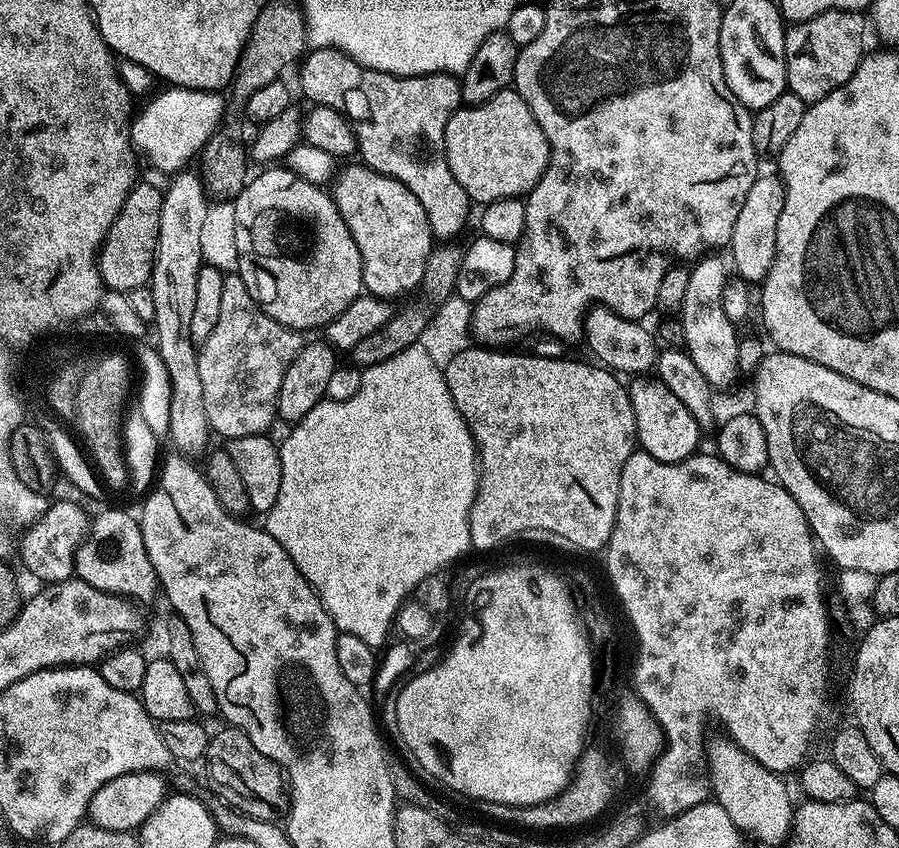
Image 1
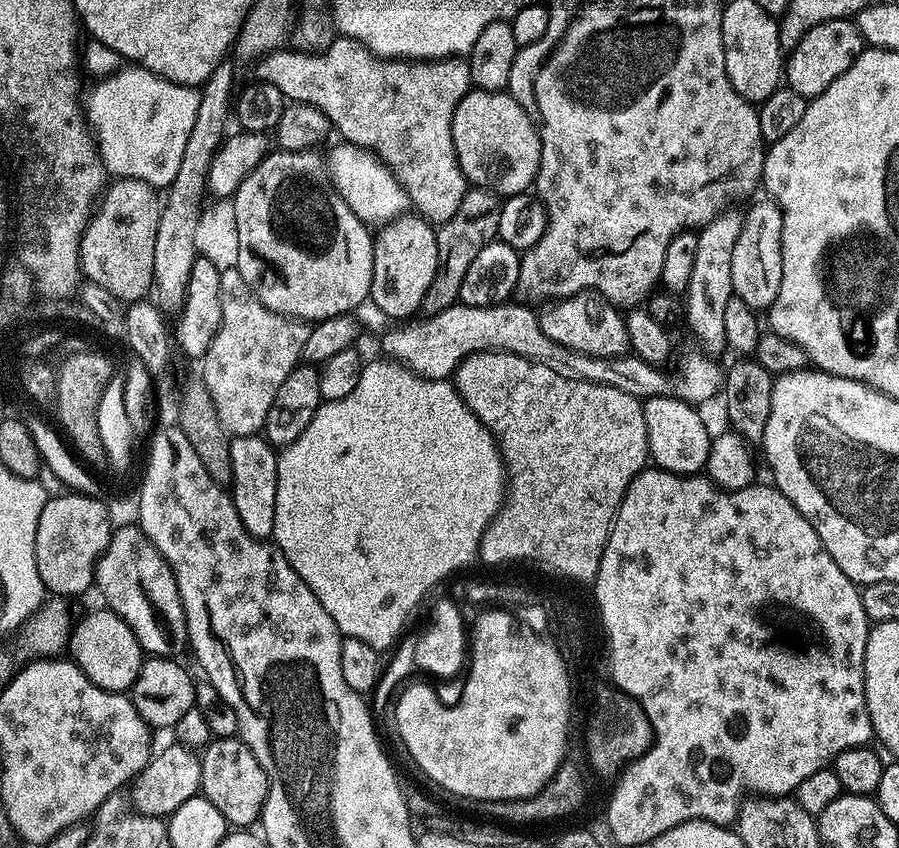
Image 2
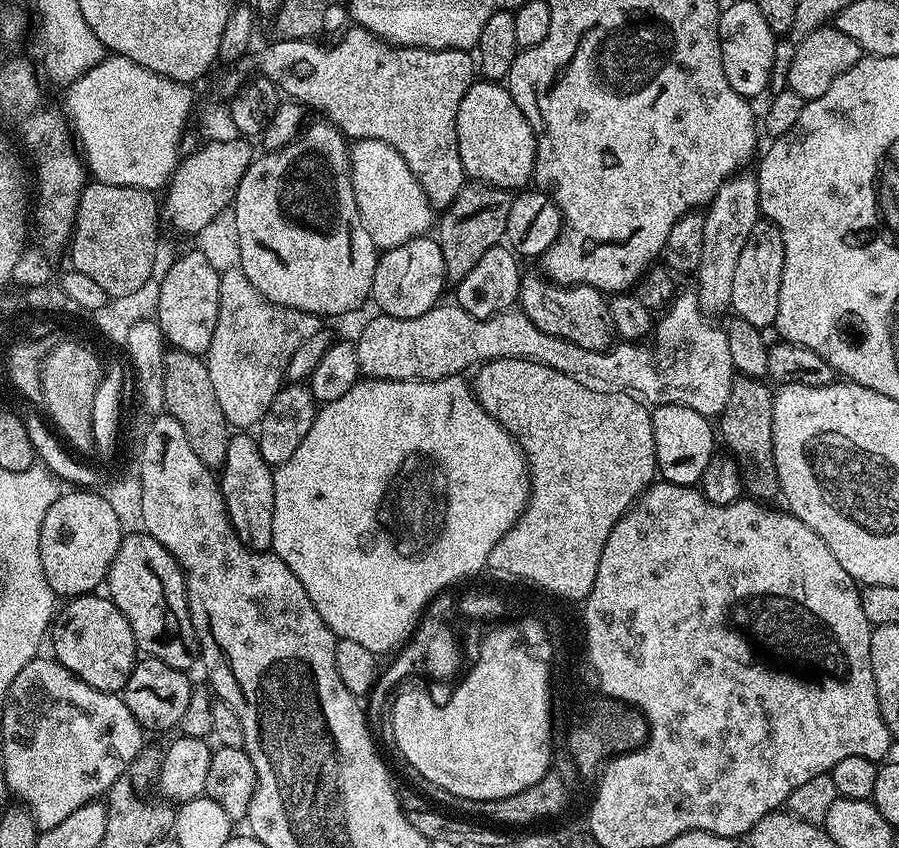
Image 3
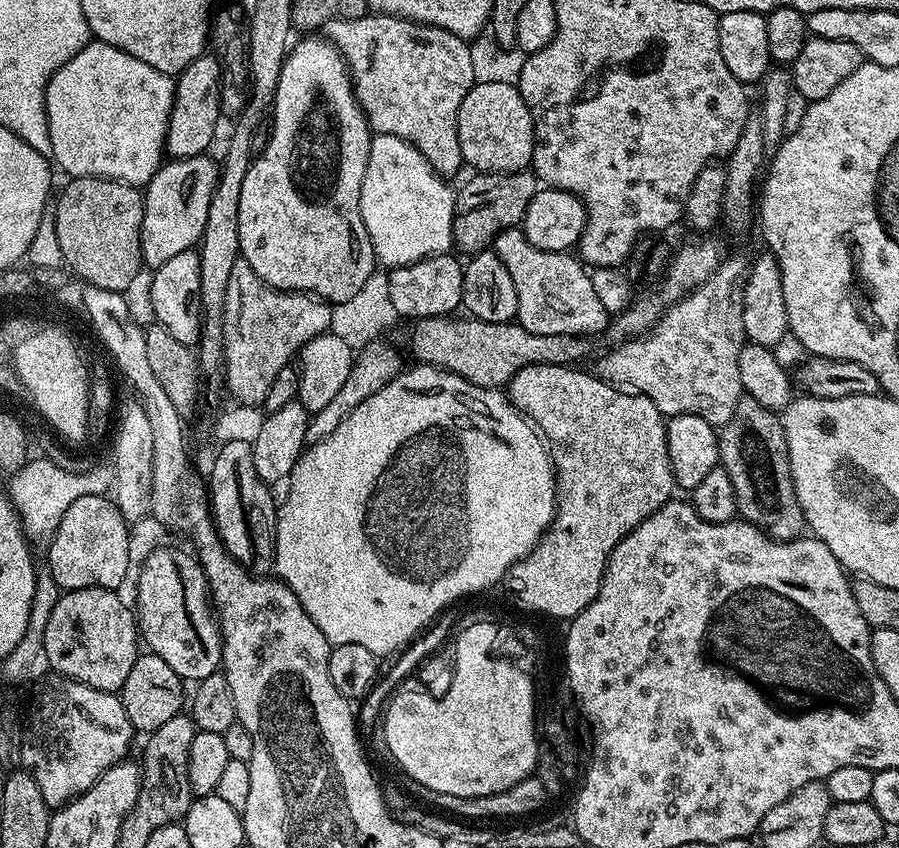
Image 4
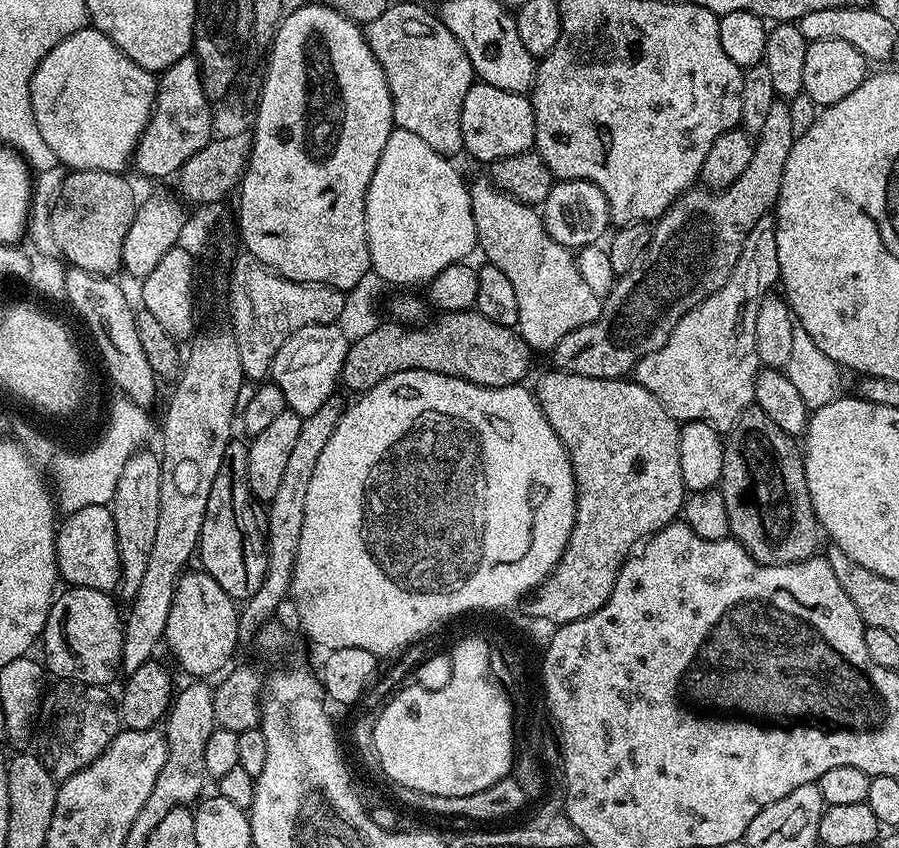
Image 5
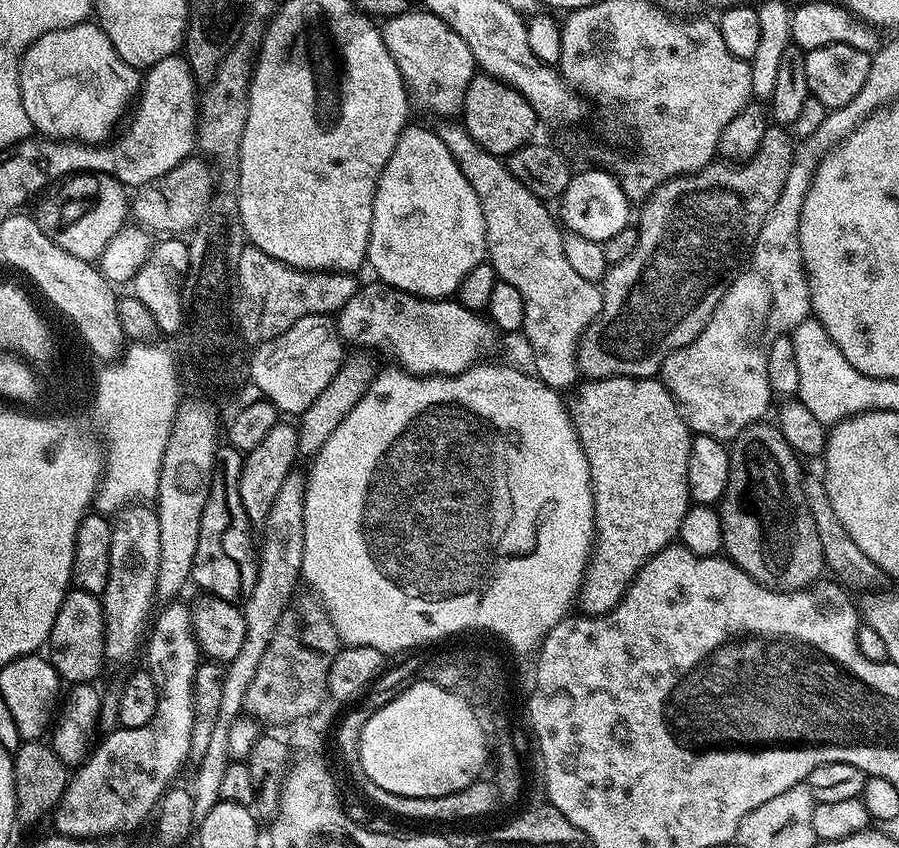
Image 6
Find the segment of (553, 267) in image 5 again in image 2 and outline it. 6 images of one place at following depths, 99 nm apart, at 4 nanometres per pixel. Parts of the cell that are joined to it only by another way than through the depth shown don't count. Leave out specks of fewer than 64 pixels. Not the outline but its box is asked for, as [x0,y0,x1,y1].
[539,290,629,358]

